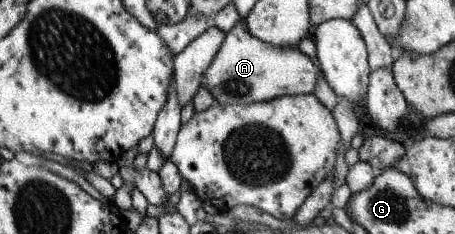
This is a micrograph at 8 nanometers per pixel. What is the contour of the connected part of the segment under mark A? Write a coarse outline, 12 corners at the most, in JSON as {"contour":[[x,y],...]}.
{"contour":[[240,19],[200,85],[220,104],[313,94],[320,67]]}

